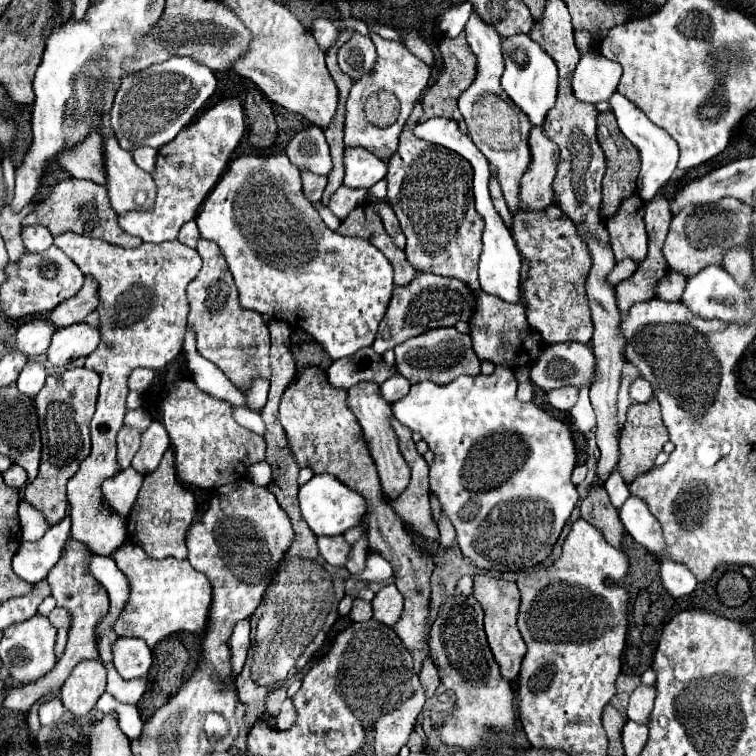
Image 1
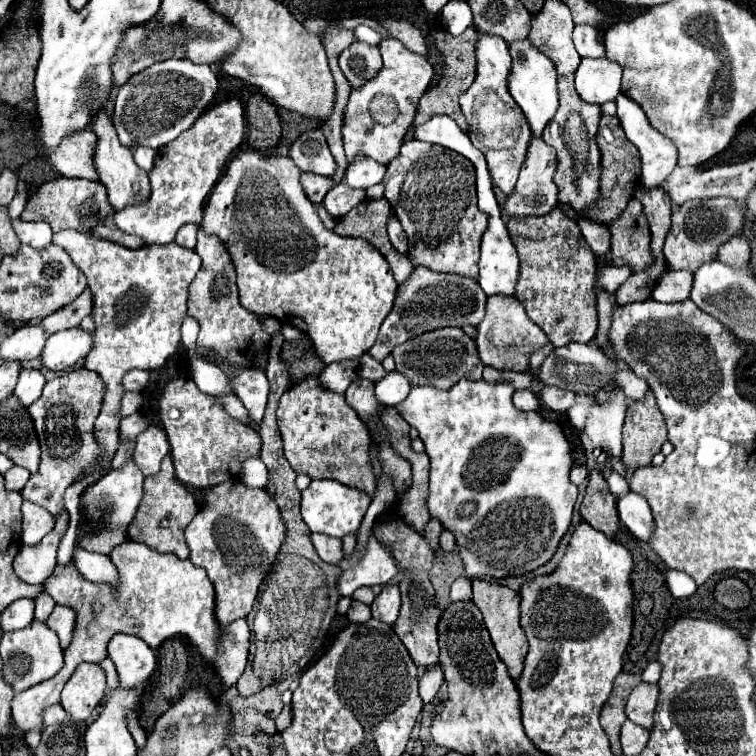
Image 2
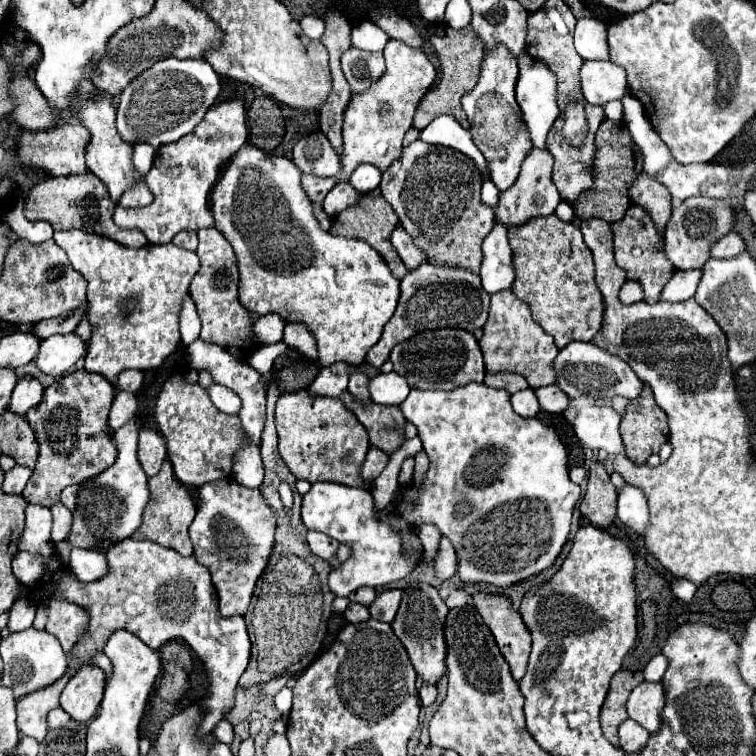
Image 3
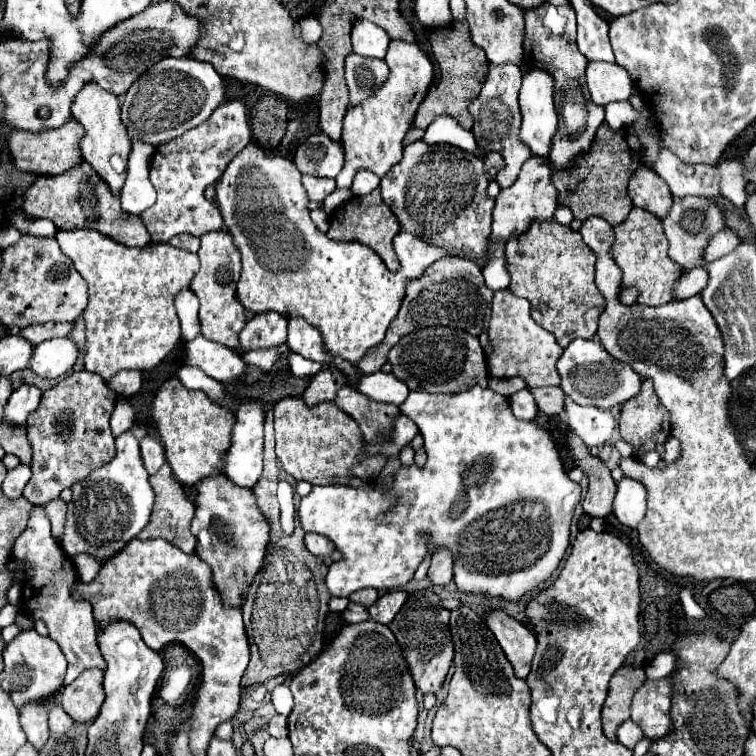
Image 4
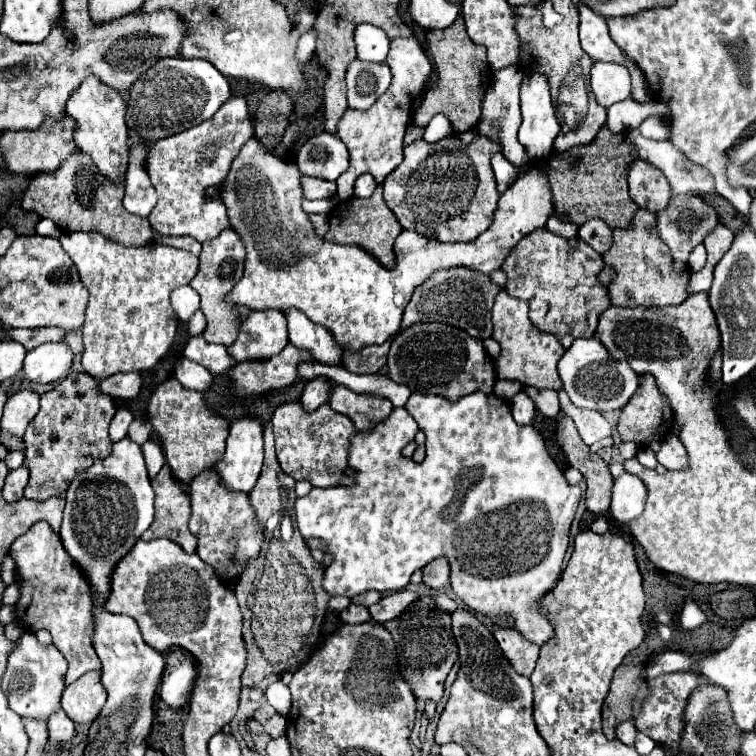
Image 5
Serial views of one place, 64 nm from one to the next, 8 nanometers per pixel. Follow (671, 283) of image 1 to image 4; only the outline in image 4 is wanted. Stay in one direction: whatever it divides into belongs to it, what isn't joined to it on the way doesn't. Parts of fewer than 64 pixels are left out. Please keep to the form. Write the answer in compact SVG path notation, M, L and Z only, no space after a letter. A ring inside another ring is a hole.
M697 267L682 274L674 286L674 298L682 300L688 296L696 296L705 288L708 282L708 272L704 267Z

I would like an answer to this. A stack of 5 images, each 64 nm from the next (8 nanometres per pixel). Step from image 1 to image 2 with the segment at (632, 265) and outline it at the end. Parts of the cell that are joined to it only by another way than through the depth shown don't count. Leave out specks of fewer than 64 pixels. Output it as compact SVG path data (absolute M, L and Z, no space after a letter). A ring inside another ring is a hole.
M606 266L606 268L602 268L600 270L600 284L610 292L610 294L614 294L616 292L616 288L628 278L632 274L632 268L630 266Z

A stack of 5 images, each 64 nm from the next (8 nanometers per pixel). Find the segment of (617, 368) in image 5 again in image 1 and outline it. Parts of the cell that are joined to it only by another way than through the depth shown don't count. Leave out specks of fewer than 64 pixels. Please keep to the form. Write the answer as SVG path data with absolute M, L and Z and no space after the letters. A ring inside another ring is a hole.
M548 344L530 366L532 382L550 392L562 386L584 386L594 374L594 354L586 344ZM636 378L636 382L630 386L630 396L634 398L634 402L650 402L652 400L652 388L650 382L646 382L644 378Z

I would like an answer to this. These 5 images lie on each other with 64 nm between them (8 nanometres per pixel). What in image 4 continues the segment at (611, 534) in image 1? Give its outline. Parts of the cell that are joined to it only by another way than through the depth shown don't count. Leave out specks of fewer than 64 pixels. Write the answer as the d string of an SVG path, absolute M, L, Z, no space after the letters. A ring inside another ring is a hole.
M568 434L568 446L574 454L578 468L588 474L588 492L582 500L582 508L592 518L608 518L612 514L612 502L616 494L616 482L610 476L610 470L600 458L590 456L588 448L576 438L576 434Z

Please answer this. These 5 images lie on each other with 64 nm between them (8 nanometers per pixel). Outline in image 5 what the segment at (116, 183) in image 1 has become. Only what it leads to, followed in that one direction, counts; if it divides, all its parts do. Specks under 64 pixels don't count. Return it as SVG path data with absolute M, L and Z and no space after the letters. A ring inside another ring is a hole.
M88 76L66 102L66 114L72 116L78 124L74 136L78 148L88 154L92 162L96 162L100 174L104 174L112 182L124 180L124 170L128 164L128 128L124 122L124 108L126 104L120 92L104 86L96 76Z

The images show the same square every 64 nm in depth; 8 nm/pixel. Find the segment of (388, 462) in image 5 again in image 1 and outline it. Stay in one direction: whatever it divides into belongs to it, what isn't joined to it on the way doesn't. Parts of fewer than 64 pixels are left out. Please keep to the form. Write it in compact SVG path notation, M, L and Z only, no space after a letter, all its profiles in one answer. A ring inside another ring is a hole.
M496 366L494 374L490 374L490 376L484 376L484 374L460 376L460 378L456 378L450 384L444 384L444 386L434 384L434 382L412 384L410 392L404 398L400 398L392 404L392 412L394 412L394 416L398 418L400 424L414 430L412 439L415 443L424 438L428 442L428 448L434 452L434 464L430 466L430 490L438 496L438 500L442 504L442 510L448 514L450 522L454 524L458 546L460 546L460 550L466 558L470 558L482 570L498 570L498 572L516 570L516 572L520 572L520 570L526 570L526 568L532 568L532 566L540 564L552 552L566 520L570 518L574 506L578 504L578 490L570 480L572 470L576 466L576 448L574 448L572 430L570 430L568 424L552 418L548 412L544 412L534 402L520 402L516 398L516 378L514 378L512 370L508 370L506 366ZM316 474L306 484L302 484L298 492L298 500L300 500L302 516L316 536L344 534L348 528L358 526L366 512L364 498L330 474ZM370 552L368 558L366 558L366 568L360 576L350 576L348 582L346 582L346 592L350 588L354 588L354 584L358 580L366 580L366 582L384 582L392 576L392 566L378 554L378 552Z

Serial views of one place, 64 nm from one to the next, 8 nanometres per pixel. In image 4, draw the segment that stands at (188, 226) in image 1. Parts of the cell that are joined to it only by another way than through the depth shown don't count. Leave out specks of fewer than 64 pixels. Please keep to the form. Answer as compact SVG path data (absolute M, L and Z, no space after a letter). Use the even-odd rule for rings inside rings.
M178 234L170 240L172 246L178 246L178 248L186 248L186 250L198 250L200 248L200 240L192 234Z

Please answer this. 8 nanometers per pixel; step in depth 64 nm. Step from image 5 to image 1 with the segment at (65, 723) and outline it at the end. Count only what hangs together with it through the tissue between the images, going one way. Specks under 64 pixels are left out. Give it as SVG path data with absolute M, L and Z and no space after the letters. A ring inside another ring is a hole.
M52 698L40 706L40 724L54 724L62 718L64 704L60 698Z

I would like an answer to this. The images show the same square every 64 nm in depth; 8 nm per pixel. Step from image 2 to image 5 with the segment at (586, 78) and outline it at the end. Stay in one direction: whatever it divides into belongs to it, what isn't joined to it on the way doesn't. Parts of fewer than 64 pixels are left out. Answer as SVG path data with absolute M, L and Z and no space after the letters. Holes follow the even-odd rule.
M594 62L590 70L590 88L596 96L596 102L604 108L630 98L632 80L628 78L628 70L620 64Z

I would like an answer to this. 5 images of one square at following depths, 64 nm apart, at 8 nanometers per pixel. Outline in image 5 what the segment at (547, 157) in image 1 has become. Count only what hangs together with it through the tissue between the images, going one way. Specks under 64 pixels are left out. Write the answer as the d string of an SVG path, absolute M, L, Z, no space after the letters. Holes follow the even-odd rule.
M250 138L240 154L234 158L230 172L220 186L222 202L228 210L230 226L240 234L244 246L246 246L246 260L244 260L244 276L230 292L228 300L246 306L250 310L280 310L296 308L306 314L308 320L314 324L324 326L332 332L334 342L344 352L360 352L364 346L382 344L392 334L400 330L400 320L404 306L408 304L414 286L420 286L422 280L426 280L432 272L438 268L450 268L450 266L468 266L474 270L480 270L484 274L490 274L492 270L500 268L504 258L508 256L508 250L518 244L518 240L526 234L530 234L536 228L546 226L546 220L552 216L552 190L548 190L548 178L544 178L542 170L520 170L516 182L500 194L500 202L494 214L494 222L488 228L488 232L480 234L476 242L456 242L456 244L442 244L436 240L428 240L418 232L402 232L396 238L396 268L386 270L377 259L358 246L350 244L336 244L328 242L320 236L316 236L312 222L308 214L302 208L302 184L300 184L300 170L296 164L286 162L270 152L264 152L264 146L256 138Z

